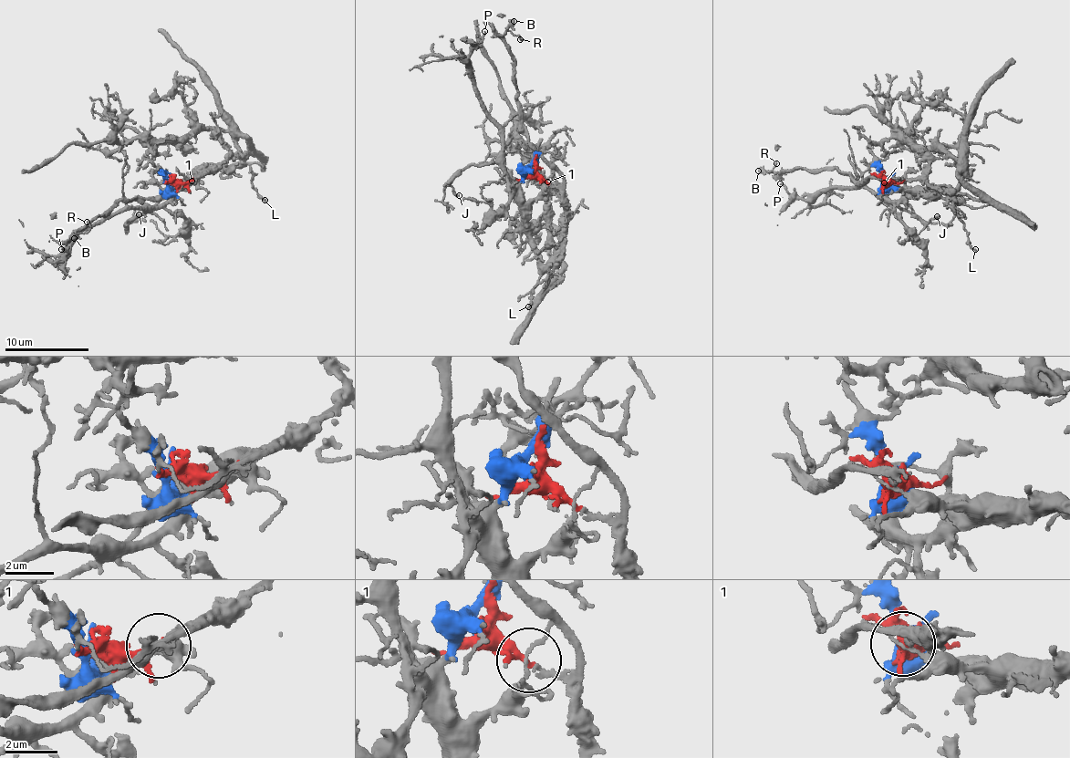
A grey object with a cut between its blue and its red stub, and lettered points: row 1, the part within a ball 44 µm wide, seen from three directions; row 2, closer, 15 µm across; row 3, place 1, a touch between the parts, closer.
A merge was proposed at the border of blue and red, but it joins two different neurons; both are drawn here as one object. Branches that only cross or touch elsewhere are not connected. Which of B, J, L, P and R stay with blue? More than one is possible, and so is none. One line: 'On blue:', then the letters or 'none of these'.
On blue: J, L, P

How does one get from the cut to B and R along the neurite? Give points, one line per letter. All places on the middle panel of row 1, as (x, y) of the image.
B: (534, 169), (554, 185), (563, 184), (563, 171), (531, 142), (520, 119), (514, 57), (503, 36), (514, 20)
R: (534, 169), (563, 184), (563, 171), (520, 119), (514, 57), (503, 36), (510, 31), (521, 39)

